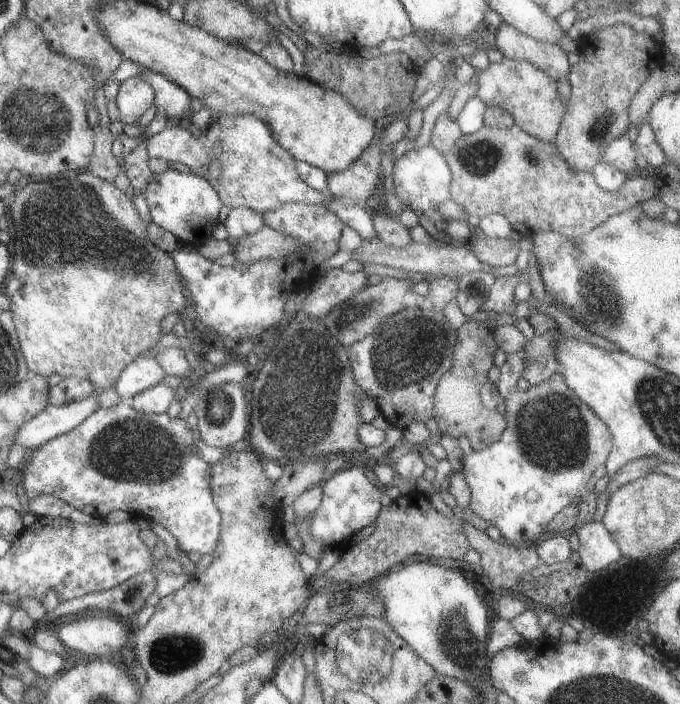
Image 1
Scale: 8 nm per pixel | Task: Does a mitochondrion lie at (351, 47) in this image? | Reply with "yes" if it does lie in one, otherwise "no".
no

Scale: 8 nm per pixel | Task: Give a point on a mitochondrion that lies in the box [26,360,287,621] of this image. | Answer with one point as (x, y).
(129, 451)

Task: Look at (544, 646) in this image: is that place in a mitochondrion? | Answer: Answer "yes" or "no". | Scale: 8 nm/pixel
no

